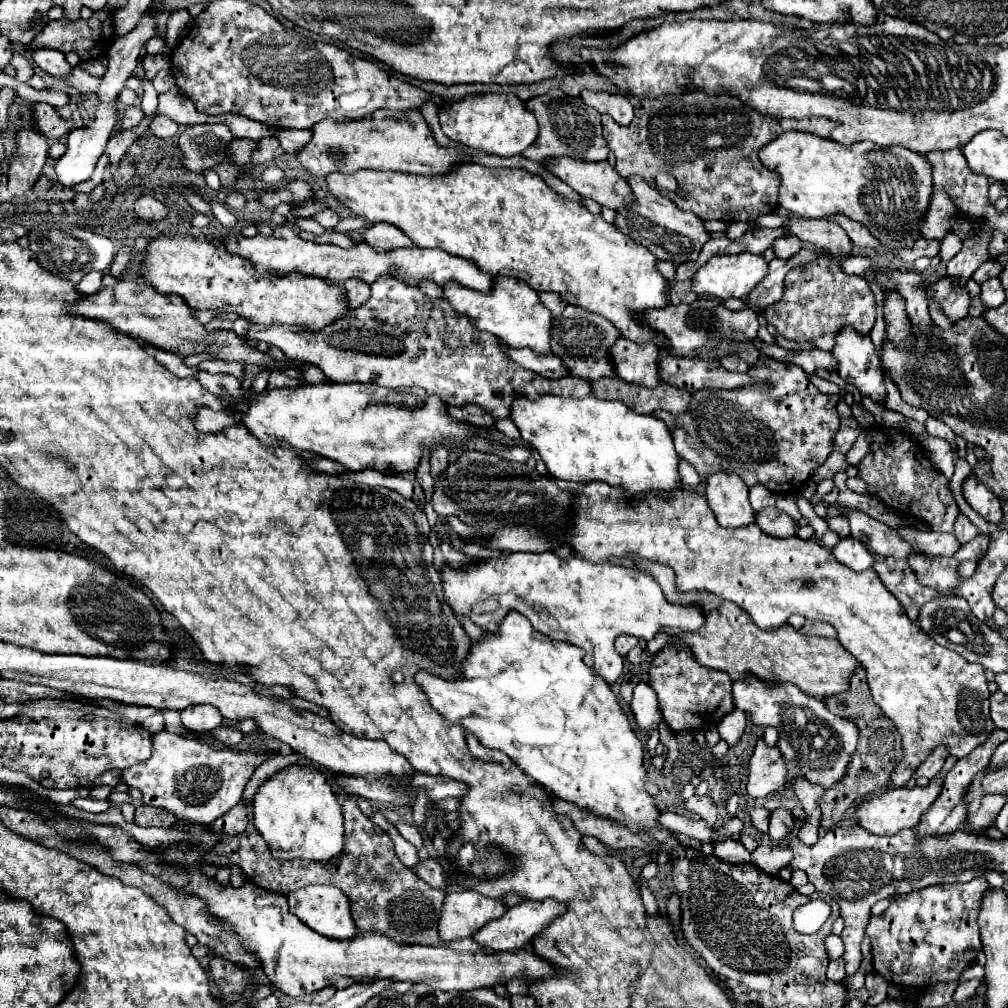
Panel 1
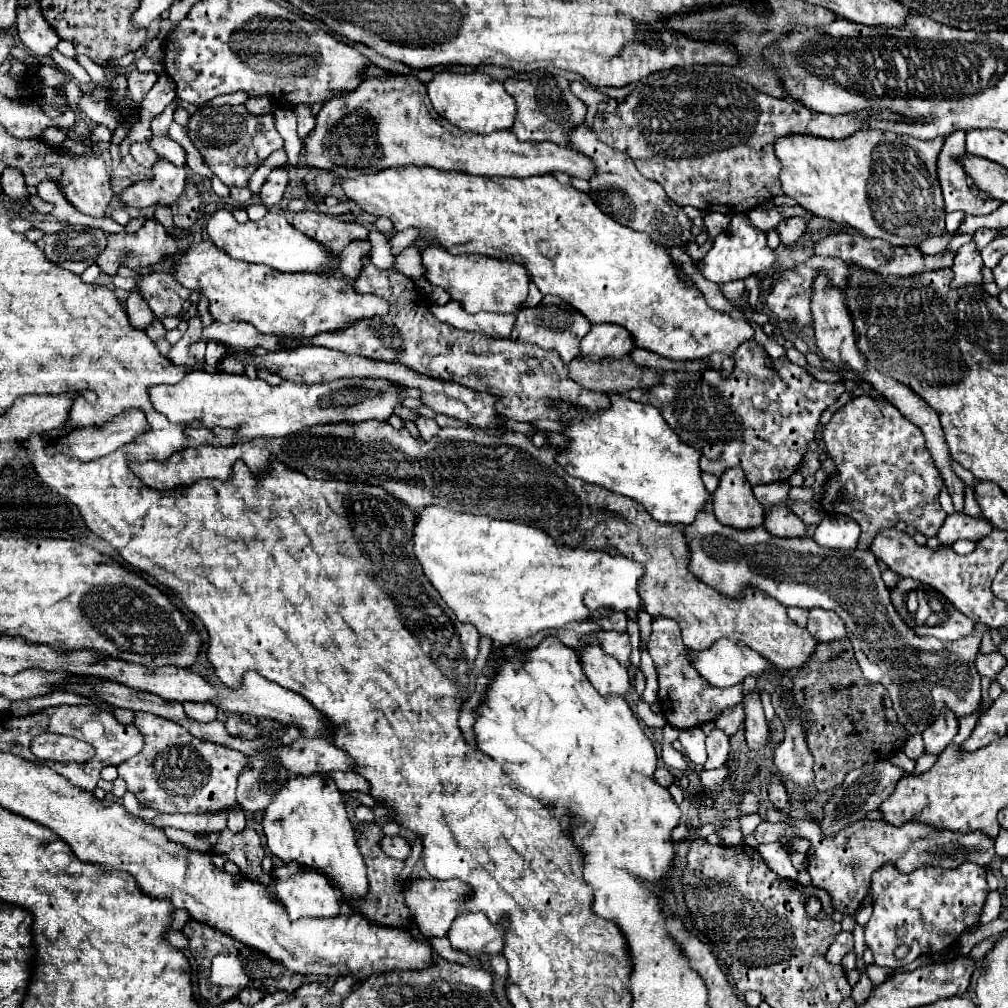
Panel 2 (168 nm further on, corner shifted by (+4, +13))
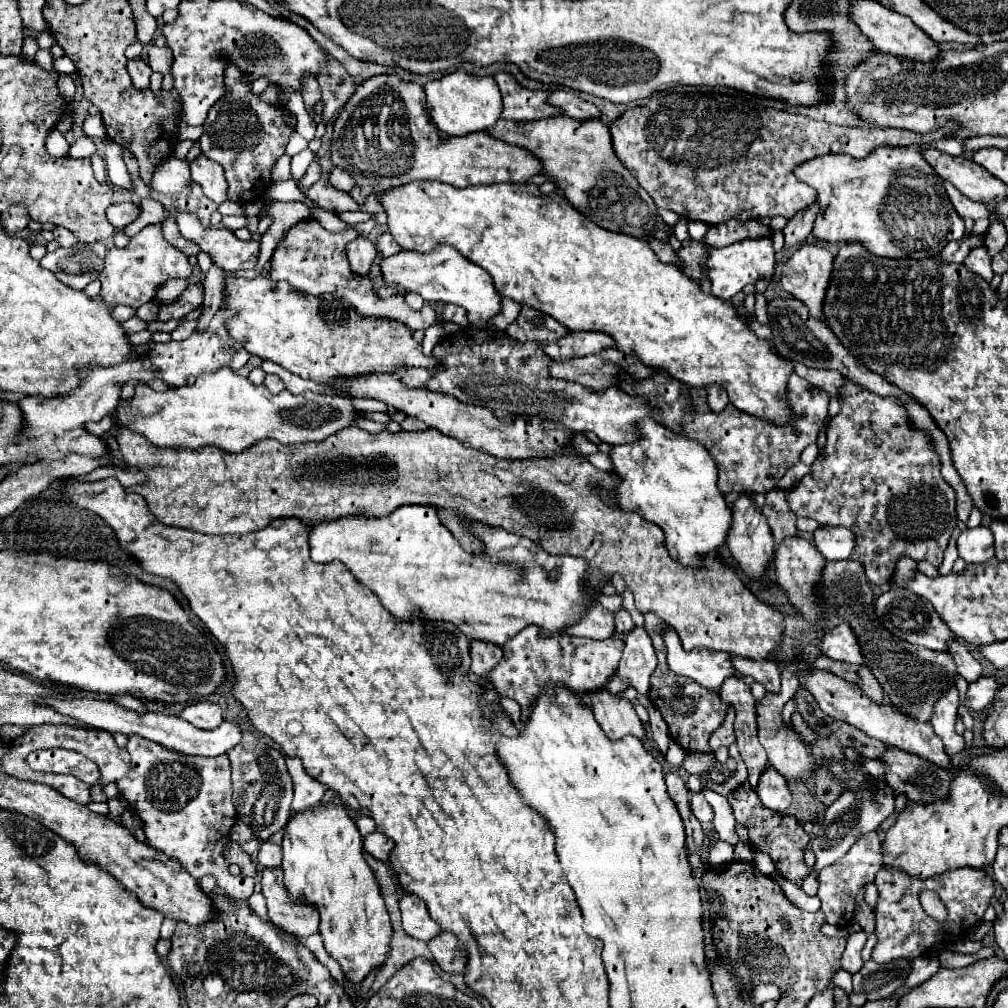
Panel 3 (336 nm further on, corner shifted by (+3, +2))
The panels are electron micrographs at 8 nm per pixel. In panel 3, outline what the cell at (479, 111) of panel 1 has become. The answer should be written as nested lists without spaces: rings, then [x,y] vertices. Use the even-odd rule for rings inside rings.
[[[463,70],[451,72],[443,76],[441,80],[433,80],[425,84],[427,94],[427,110],[437,124],[439,130],[443,130],[449,136],[465,136],[471,132],[485,132],[493,128],[493,124],[501,118],[503,102],[501,94],[497,90],[497,84],[493,78],[477,78],[471,74],[465,74]]]

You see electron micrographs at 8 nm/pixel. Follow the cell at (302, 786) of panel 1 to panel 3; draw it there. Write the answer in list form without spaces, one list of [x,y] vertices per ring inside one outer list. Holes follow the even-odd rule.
[[[317,802],[315,806],[295,812],[287,826],[283,828],[283,874],[285,874],[285,886],[293,898],[305,898],[313,902],[319,908],[321,914],[321,926],[319,934],[323,936],[325,950],[341,964],[345,976],[351,982],[363,982],[363,978],[383,964],[389,956],[389,942],[391,942],[391,922],[389,914],[385,910],[385,902],[381,898],[377,880],[367,866],[363,858],[363,838],[355,826],[355,822],[349,818],[343,804],[335,802]]]

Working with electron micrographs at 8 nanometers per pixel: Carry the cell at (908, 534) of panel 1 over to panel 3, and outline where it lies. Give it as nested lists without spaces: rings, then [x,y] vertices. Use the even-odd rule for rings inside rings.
[[[987,526],[963,530],[957,538],[957,550],[959,550],[959,556],[969,564],[987,562],[989,558],[995,556],[991,530]]]

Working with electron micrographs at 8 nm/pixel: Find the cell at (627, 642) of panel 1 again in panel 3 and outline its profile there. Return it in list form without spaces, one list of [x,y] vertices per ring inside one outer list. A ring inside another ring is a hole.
[[[597,604],[593,606],[593,610],[589,610],[589,618],[583,618],[581,622],[577,622],[577,626],[573,626],[573,630],[565,630],[565,632],[593,640],[605,640],[615,634],[615,616],[613,612]]]

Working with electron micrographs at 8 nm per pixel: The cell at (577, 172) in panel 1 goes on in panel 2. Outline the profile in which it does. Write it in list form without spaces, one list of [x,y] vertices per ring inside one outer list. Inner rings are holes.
[[[388,75],[388,77],[368,77],[352,95],[344,95],[340,99],[330,99],[324,103],[316,117],[314,135],[304,137],[306,161],[310,167],[332,171],[340,177],[358,177],[366,173],[376,173],[388,167],[406,167],[406,165],[428,165],[440,171],[460,171],[468,175],[500,175],[500,177],[530,177],[542,173],[568,173],[580,179],[586,179],[594,171],[594,163],[590,159],[568,147],[560,147],[556,143],[532,143],[518,141],[512,131],[496,131],[492,135],[468,135],[468,131],[460,131],[452,127],[452,123],[440,119],[432,109],[432,103],[426,95],[426,85],[414,75]]]

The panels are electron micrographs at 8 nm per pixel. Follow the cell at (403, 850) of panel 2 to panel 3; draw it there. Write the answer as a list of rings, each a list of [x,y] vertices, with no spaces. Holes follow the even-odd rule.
[[[379,832],[369,834],[369,836],[363,840],[363,844],[365,844],[365,850],[367,850],[373,858],[377,858],[377,860],[381,860],[381,862],[387,862],[387,860],[389,860],[389,854],[391,854],[391,850],[393,850],[393,840],[387,838],[385,834],[379,834]]]

